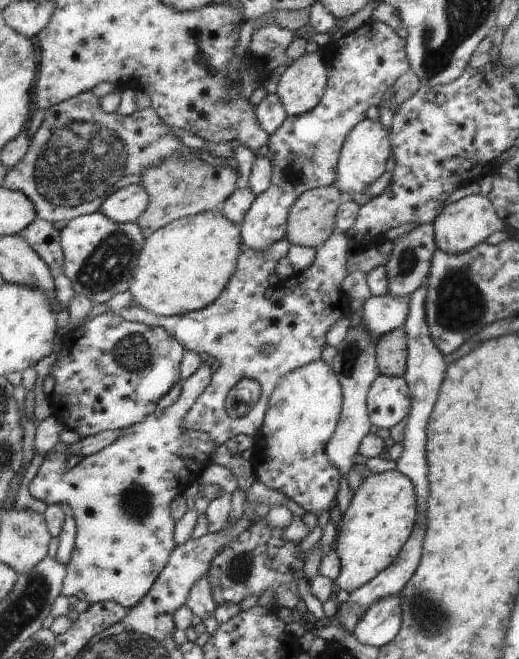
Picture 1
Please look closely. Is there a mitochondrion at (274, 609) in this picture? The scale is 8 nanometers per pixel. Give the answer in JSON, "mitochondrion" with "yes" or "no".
{"mitochondrion":"no"}

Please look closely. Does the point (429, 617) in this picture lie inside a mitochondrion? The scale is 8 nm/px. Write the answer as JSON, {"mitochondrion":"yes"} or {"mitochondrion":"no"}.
{"mitochondrion":"yes"}

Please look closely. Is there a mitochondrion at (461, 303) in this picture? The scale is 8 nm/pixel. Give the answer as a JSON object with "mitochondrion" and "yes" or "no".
{"mitochondrion":"yes"}

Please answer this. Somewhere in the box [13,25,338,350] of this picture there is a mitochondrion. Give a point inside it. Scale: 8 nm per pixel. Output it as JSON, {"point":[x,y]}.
{"point":[85,158]}

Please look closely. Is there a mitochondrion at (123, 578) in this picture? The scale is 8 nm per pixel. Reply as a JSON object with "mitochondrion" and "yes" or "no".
{"mitochondrion":"no"}

